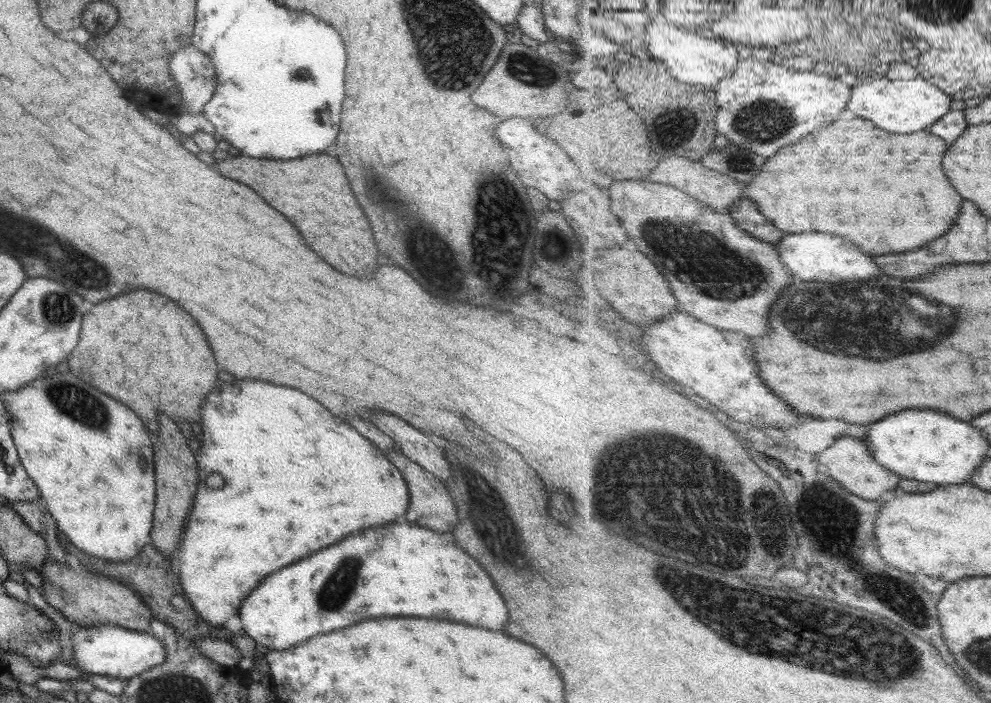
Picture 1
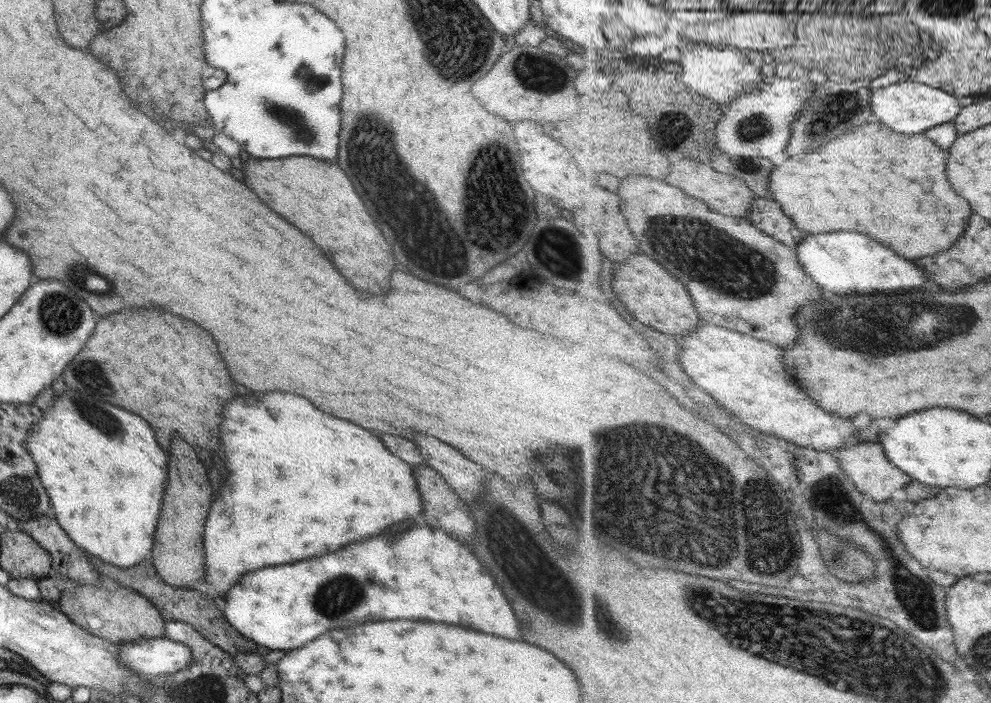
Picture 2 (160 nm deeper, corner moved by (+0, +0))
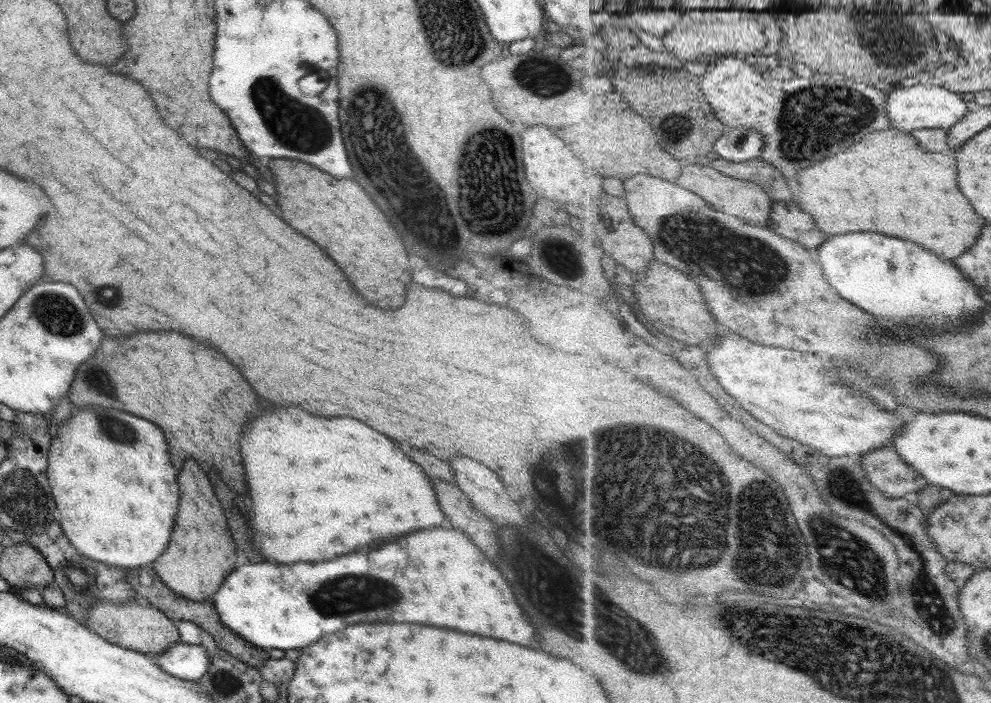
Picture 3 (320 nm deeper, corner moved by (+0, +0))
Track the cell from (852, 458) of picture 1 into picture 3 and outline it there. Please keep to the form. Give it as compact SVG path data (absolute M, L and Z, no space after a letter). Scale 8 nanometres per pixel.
M894 446L878 448L860 457L872 483L889 498L901 498L909 492L919 492L928 480L919 474Z

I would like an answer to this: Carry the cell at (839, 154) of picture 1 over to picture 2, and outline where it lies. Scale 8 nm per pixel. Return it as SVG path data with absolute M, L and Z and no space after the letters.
M869 122L811 154L803 154L803 158L789 158L783 166L775 168L769 190L772 199L780 202L783 210L807 234L859 230L861 234L879 238L879 242L887 242L903 258L917 260L947 252L964 235L973 214L969 202L947 180L949 158L950 153L924 133L900 134L881 122Z

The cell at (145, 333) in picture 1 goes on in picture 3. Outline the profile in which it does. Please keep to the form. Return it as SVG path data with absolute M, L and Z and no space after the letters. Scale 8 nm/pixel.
M163 330L143 332L123 342L105 338L95 358L77 368L69 402L75 408L115 408L155 422L167 438L173 468L179 470L187 458L192 458L202 471L214 470L235 494L247 498L239 438L243 422L249 416L261 414L261 408L255 392L223 354L177 332Z

